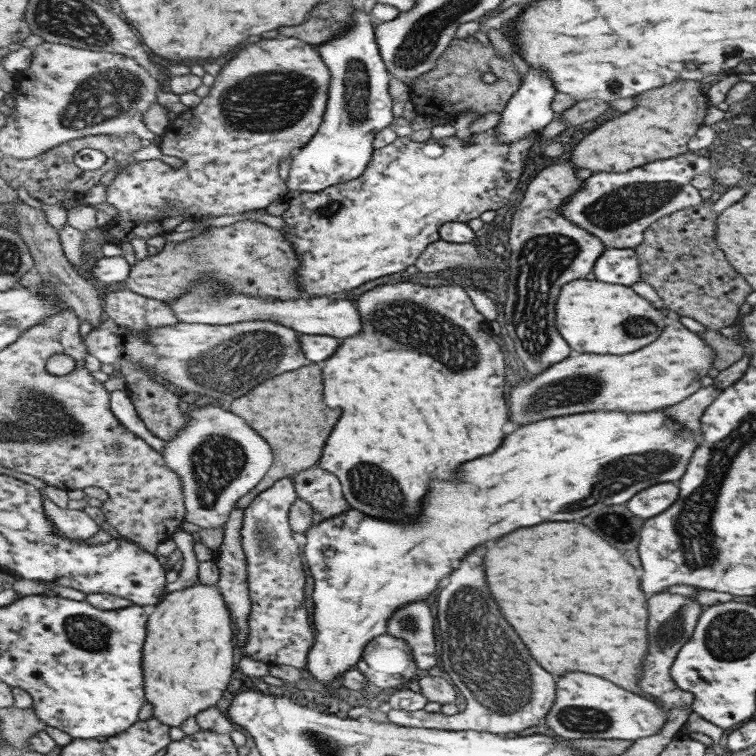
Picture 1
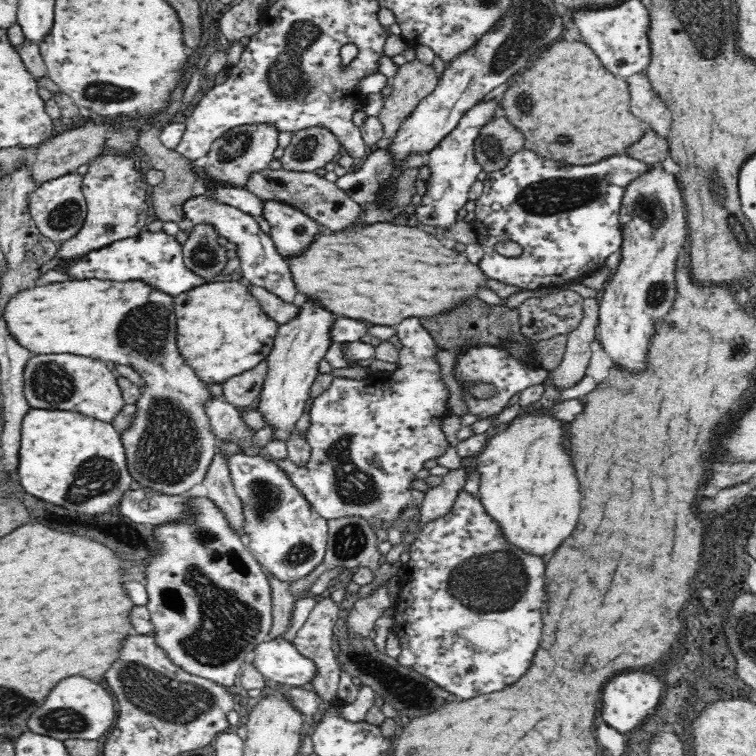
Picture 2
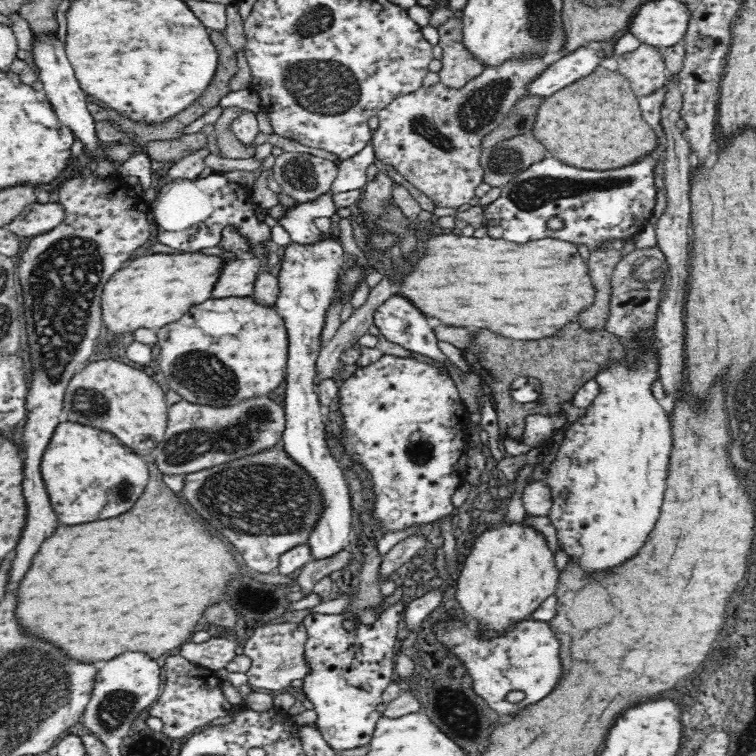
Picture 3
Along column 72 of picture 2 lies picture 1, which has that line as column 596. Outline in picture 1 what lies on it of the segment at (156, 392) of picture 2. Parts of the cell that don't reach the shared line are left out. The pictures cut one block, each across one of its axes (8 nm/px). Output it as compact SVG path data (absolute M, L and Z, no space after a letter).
M579 279L563 285L558 306L559 332L563 334L563 338L567 338L569 346L576 354L631 354L657 341L669 324L665 307L659 310L650 299L637 294L633 287L601 282L597 279Z

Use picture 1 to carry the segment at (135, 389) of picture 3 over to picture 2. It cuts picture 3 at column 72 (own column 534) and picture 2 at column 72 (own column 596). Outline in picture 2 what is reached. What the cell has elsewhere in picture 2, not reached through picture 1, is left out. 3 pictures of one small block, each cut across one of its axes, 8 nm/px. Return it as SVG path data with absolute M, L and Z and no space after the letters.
M41 354L30 358L24 373L26 399L32 409L66 410L97 418L99 421L112 423L112 420L126 406L122 387L118 385L119 378L112 374L106 361L94 358L82 358L79 354Z

